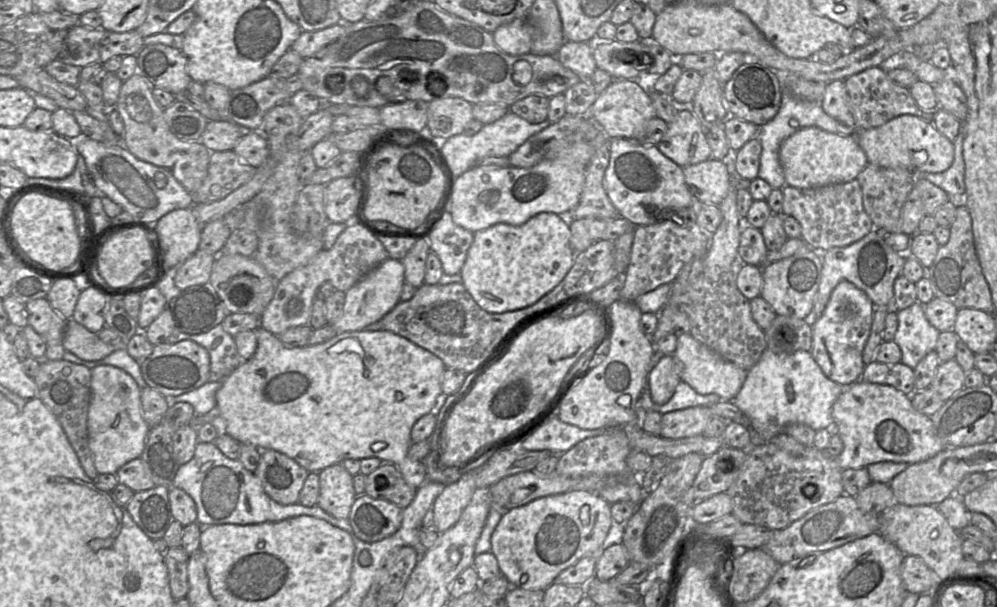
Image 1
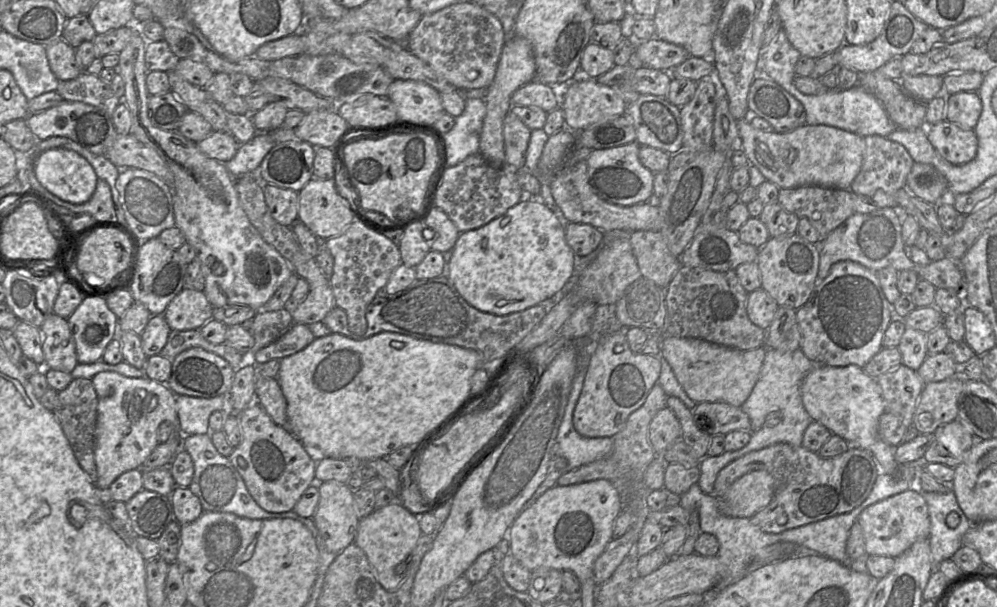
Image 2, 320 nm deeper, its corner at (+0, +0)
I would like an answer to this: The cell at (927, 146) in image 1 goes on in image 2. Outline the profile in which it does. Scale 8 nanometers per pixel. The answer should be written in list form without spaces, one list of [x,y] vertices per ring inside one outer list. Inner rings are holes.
[[[945,119],[926,125],[926,131],[937,152],[954,165],[966,164],[977,155],[978,138],[973,129],[962,128]]]

